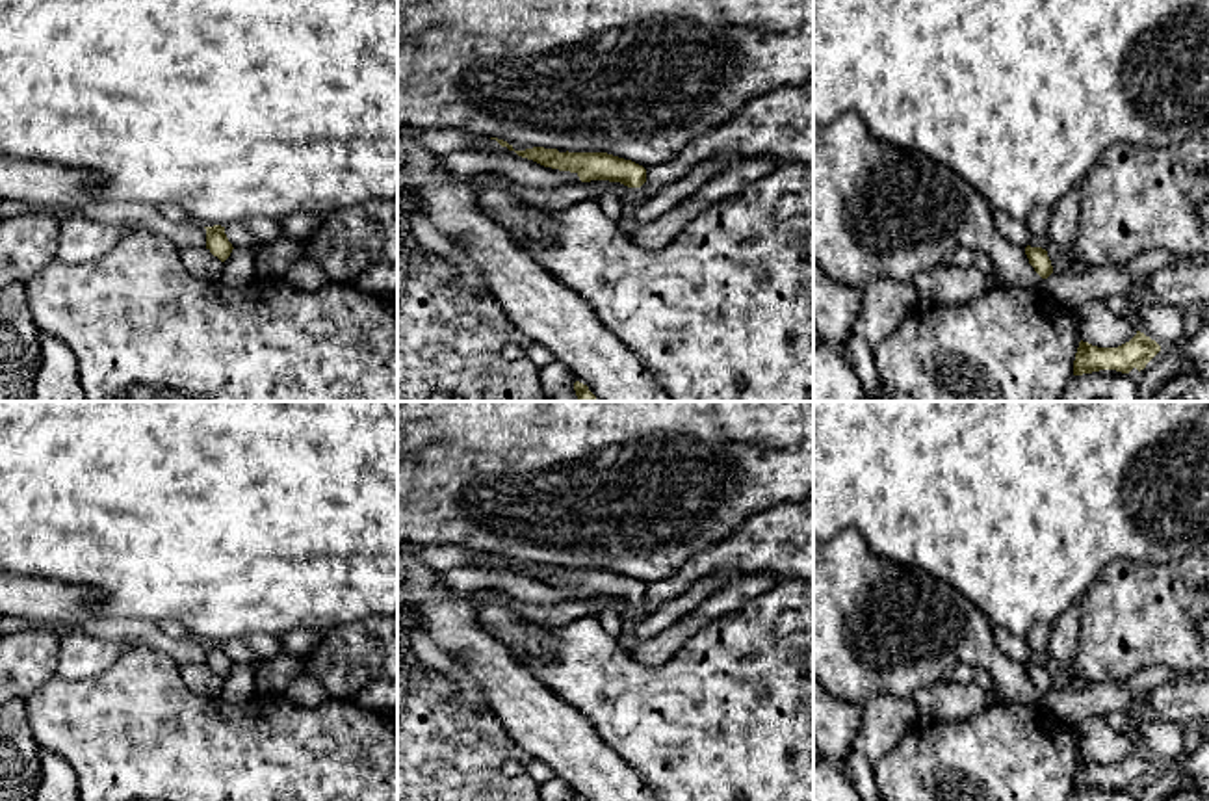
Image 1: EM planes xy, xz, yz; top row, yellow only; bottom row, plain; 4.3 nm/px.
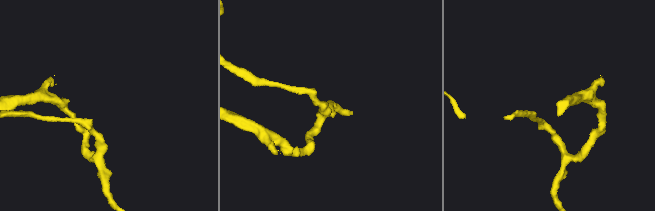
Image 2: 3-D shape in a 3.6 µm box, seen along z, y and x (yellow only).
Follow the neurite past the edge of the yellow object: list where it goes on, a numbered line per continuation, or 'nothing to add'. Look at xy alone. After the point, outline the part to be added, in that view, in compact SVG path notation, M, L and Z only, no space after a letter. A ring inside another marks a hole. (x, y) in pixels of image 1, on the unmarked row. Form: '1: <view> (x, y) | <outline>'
nothing to add

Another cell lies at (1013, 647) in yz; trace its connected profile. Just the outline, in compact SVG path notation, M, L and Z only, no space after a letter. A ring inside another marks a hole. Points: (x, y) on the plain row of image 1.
M994 628L997 649L1016 663L1025 665L1031 658L1031 650L1023 637L1016 637L1003 628Z

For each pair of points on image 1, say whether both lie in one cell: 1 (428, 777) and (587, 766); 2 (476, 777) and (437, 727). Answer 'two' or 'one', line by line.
1: two
2: one

